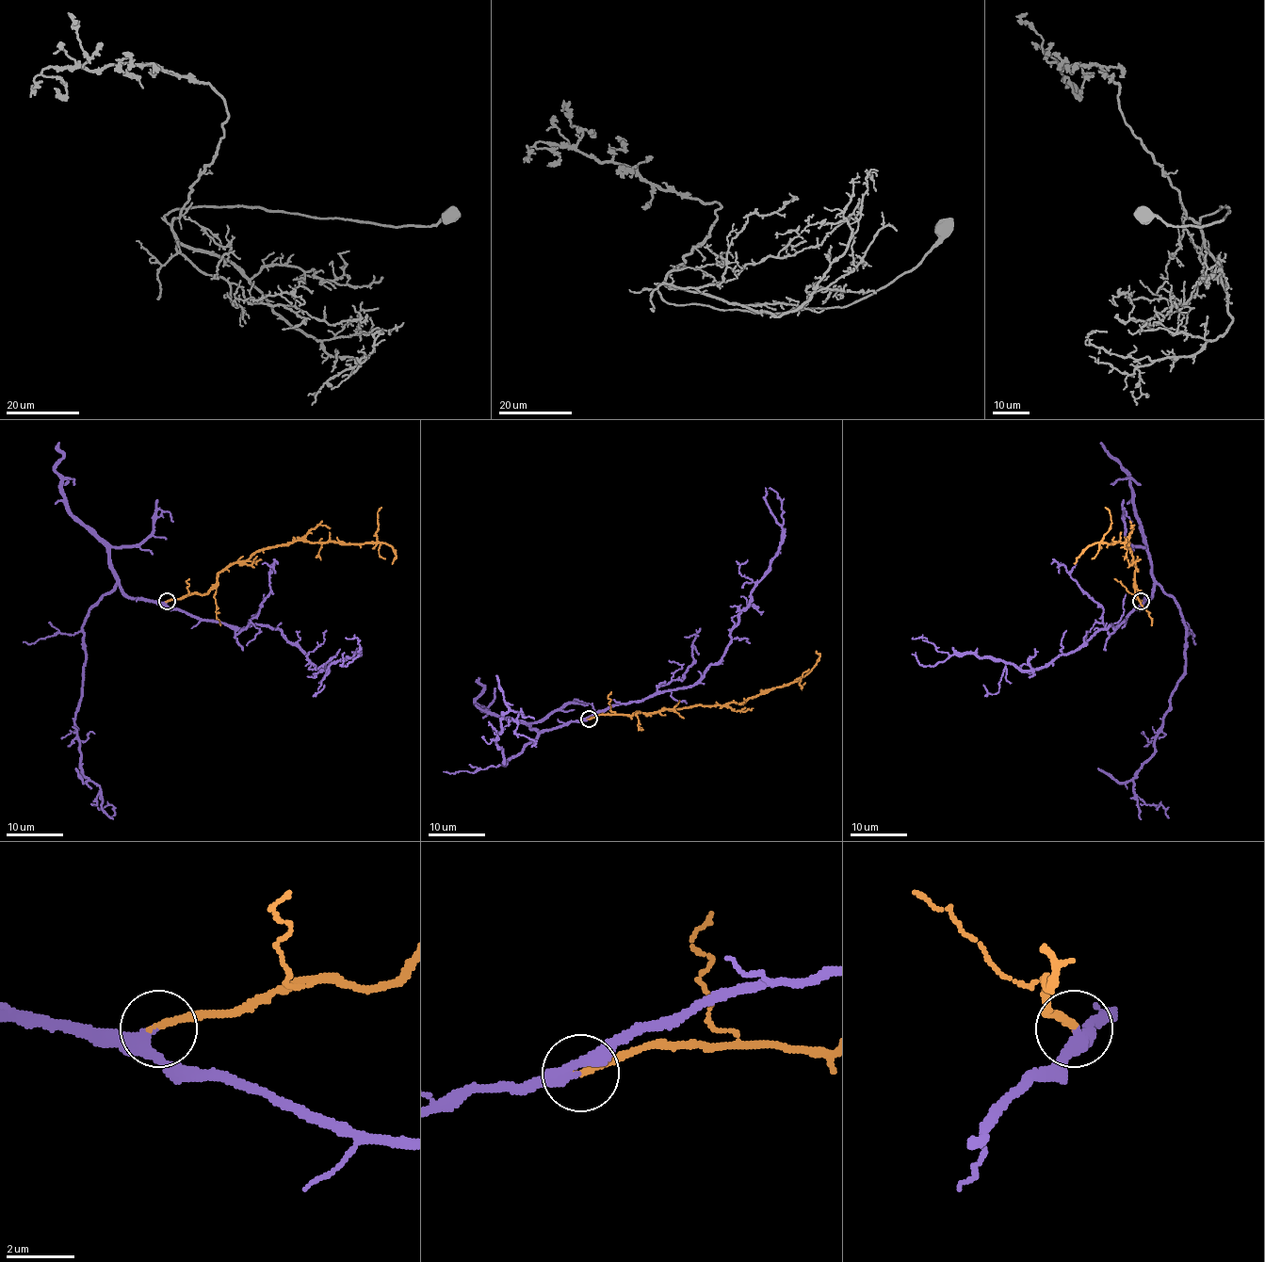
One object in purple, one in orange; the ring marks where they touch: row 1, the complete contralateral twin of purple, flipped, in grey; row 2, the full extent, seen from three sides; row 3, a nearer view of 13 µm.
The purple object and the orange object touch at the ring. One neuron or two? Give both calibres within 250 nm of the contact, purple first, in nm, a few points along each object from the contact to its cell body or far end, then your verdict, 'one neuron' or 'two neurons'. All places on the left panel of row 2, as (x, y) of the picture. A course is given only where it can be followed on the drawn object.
280/220 nm | purple via (168, 602), (135, 599), (117, 585), (83, 625), (80, 768), (100, 786), (94, 805), (111, 805), (109, 817) | orange via (168, 602), (193, 593), (204, 594), (219, 572), (259, 551), (304, 541), (385, 542), (395, 555), (392, 563) | one neuron

